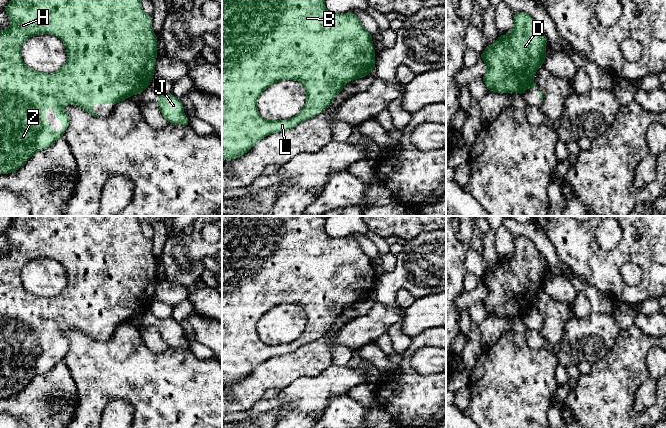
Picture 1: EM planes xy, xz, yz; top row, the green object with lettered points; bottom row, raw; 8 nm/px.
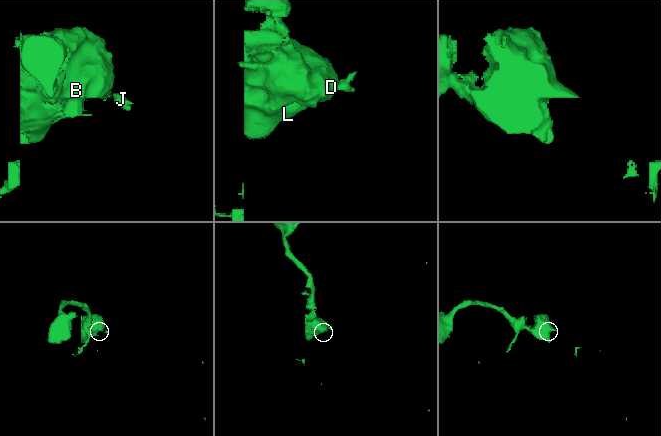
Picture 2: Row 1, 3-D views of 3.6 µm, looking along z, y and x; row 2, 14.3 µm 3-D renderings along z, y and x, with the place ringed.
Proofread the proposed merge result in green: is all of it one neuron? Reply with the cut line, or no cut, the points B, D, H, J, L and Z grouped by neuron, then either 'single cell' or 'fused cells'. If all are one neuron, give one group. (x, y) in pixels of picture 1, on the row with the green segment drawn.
cut in yz along (532, 82), (528, 87); B D H L Z / J; fused cells

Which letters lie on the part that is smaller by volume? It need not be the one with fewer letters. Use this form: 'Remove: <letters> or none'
Remove: J

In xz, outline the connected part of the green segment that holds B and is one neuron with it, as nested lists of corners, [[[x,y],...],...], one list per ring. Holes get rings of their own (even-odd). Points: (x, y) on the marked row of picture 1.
[[[222,0],[222,160],[235,159],[247,153],[259,140],[270,134],[291,129],[301,122],[325,111],[332,100],[343,90],[346,83],[366,77],[375,65],[372,35],[363,27],[352,12],[332,14],[325,8],[325,0]],[[280,80],[301,82],[307,98],[301,111],[287,120],[266,120],[258,112],[257,99],[271,85]]]

